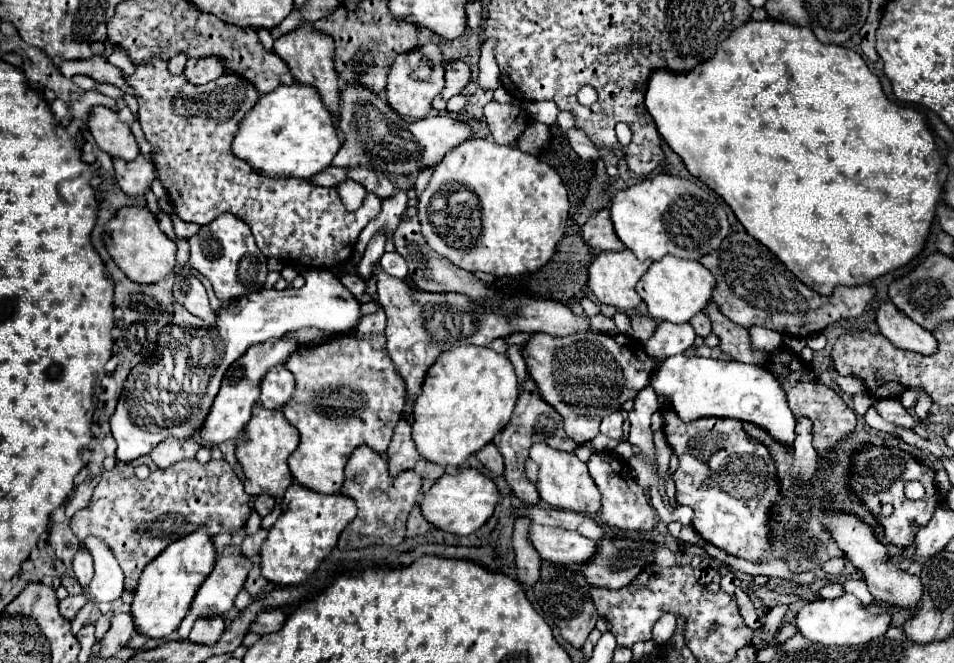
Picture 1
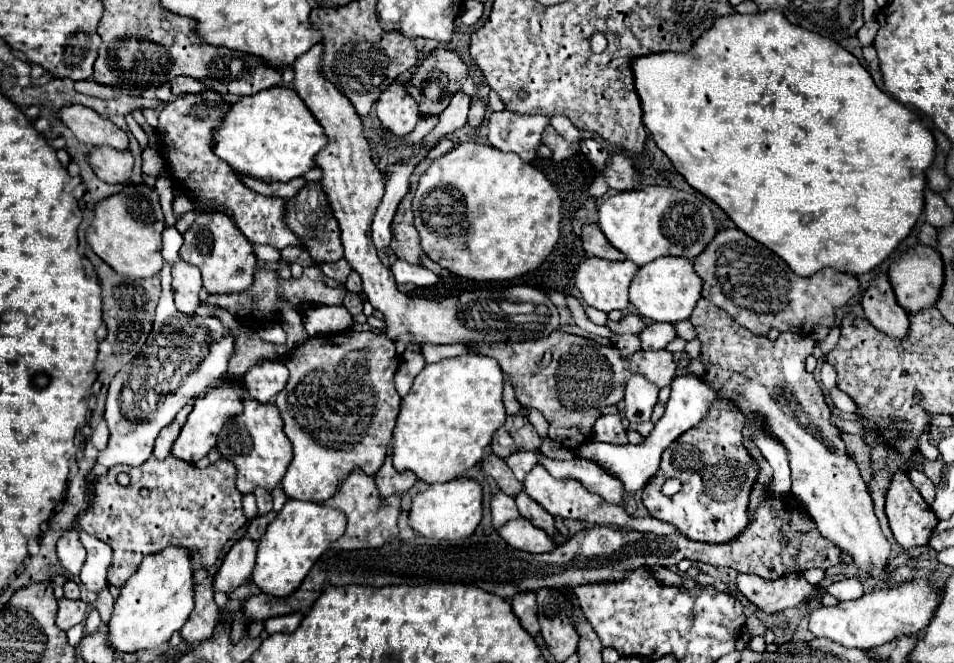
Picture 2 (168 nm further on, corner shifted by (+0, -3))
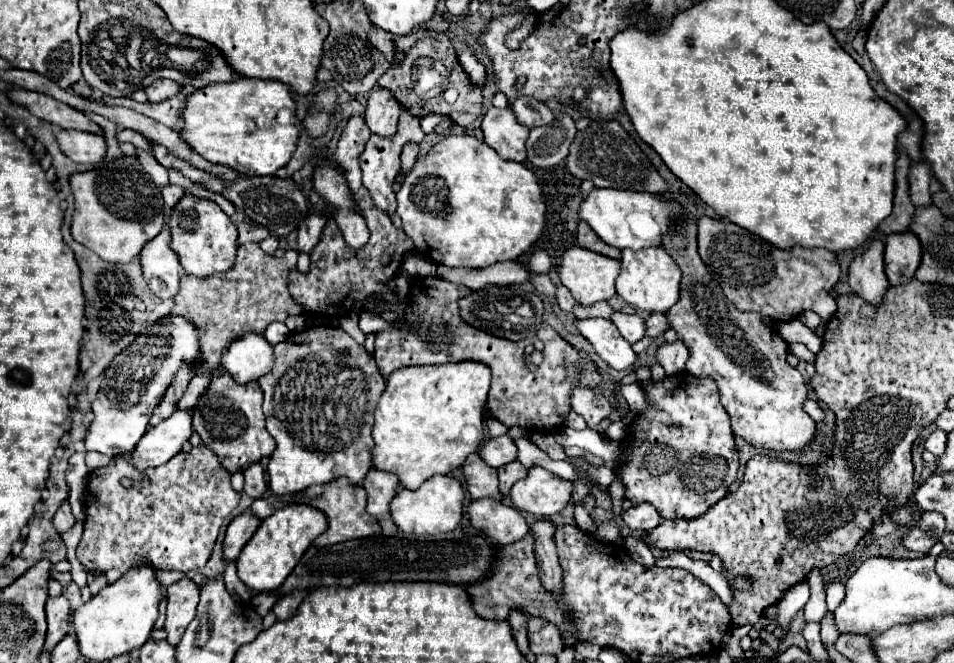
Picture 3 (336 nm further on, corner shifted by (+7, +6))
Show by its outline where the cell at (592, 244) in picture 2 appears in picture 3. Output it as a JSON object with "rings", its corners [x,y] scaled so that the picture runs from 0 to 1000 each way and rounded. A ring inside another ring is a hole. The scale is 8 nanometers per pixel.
{"rings":[[[608,335],[608,338],[606,338],[604,359],[606,359],[606,368],[608,368],[610,374],[616,374],[616,377],[627,380],[627,383],[637,386],[637,389],[650,389],[650,377],[637,371],[635,365],[631,365],[631,362],[627,359],[627,353],[623,353],[623,347],[618,347],[618,341],[614,341],[614,335]]]}

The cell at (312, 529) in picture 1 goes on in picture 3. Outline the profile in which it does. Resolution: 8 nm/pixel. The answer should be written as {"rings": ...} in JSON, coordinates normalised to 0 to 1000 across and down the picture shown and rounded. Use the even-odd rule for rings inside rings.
{"rings":[[[302,760],[294,769],[289,769],[285,778],[275,784],[268,805],[262,811],[262,817],[256,824],[247,845],[249,869],[252,875],[268,893],[285,893],[291,890],[306,857],[312,851],[314,839],[321,833],[321,827],[327,821],[331,808],[335,808],[342,799],[342,775],[338,769],[329,769],[329,763],[321,760]]]}

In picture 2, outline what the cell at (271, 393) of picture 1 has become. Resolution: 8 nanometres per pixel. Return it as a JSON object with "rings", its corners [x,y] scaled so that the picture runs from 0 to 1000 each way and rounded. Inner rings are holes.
{"rings":[[[276,541],[267,548],[257,566],[255,578],[261,593],[271,608],[282,608],[299,584],[303,560],[295,541]]]}

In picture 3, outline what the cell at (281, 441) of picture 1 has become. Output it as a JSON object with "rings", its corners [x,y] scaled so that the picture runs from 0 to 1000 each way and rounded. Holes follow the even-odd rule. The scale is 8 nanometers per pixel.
{"rings":[[[233,564],[233,567],[229,567],[229,570],[222,573],[222,579],[220,579],[218,588],[210,597],[208,609],[205,609],[203,618],[201,618],[201,624],[203,624],[203,649],[210,655],[210,661],[214,664],[214,670],[216,670],[220,679],[226,682],[229,694],[233,697],[233,703],[235,703],[241,715],[252,712],[252,709],[256,709],[258,703],[268,700],[268,697],[273,697],[275,691],[281,691],[281,688],[287,682],[289,667],[287,667],[287,661],[281,655],[281,649],[279,649],[279,627],[275,624],[275,600],[277,600],[277,594],[275,594],[275,588],[273,588],[273,582],[270,582],[268,576],[254,582],[254,579],[247,579],[241,564]]]}

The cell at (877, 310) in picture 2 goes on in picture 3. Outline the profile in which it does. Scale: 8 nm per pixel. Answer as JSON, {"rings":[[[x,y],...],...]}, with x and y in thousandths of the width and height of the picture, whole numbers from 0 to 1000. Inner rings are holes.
{"rings":[[[916,362],[908,380],[897,383],[889,410],[889,428],[893,440],[906,449],[910,459],[922,462],[927,456],[927,443],[933,434],[933,425],[927,410],[925,362]]]}

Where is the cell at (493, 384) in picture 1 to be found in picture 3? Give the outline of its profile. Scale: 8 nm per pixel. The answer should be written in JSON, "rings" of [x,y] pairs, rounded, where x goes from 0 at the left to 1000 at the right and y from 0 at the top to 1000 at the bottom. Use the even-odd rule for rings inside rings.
{"rings":[[[505,546],[430,552],[409,564],[392,624],[392,706],[417,715],[421,733],[436,739],[455,715],[470,715],[484,703],[507,667],[512,588],[514,555]]]}

